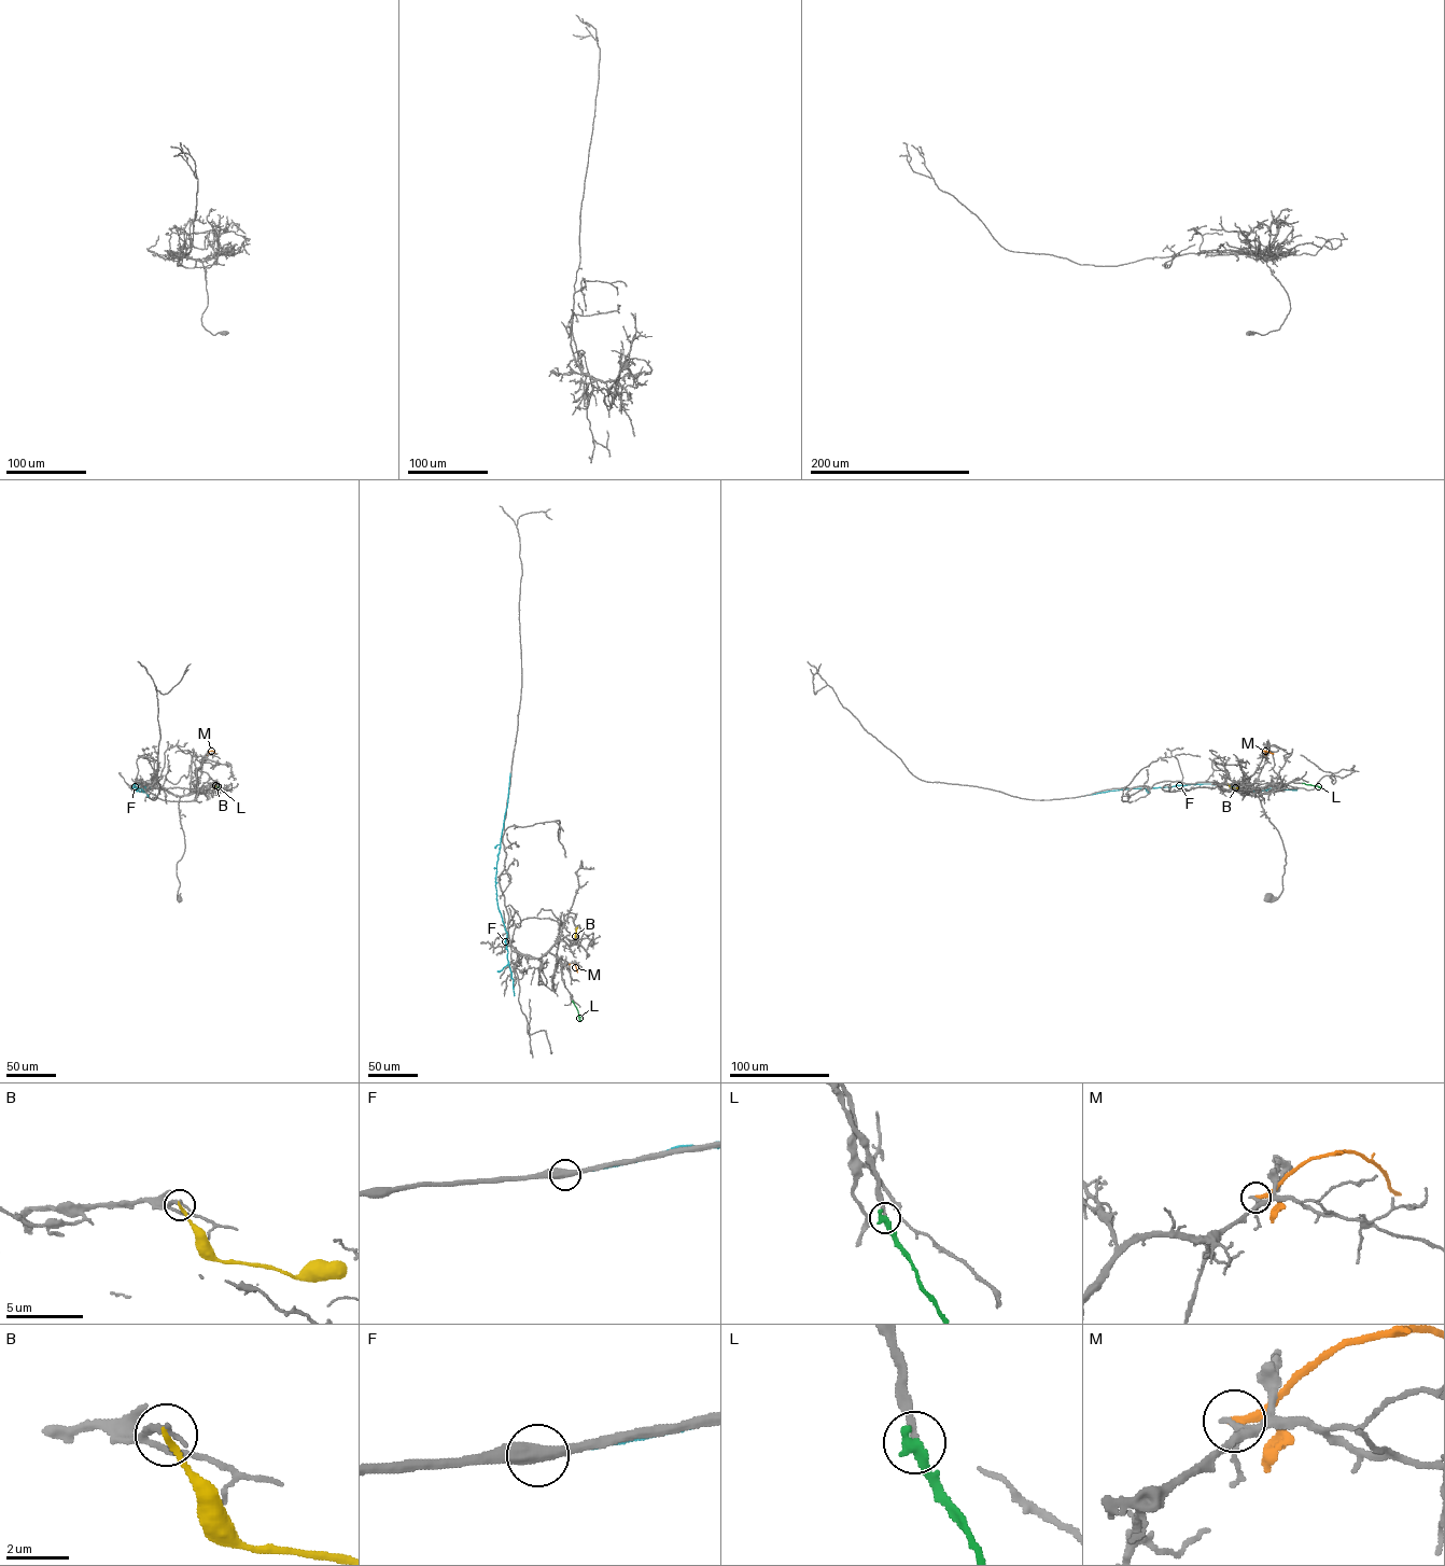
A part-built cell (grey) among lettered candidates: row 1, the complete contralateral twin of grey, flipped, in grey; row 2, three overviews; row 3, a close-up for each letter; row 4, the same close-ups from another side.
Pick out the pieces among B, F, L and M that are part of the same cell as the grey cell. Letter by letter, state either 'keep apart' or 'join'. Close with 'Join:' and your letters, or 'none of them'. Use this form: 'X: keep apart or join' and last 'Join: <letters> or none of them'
B: keep apart
F: keep apart
L: join
M: keep apart
Join: L

